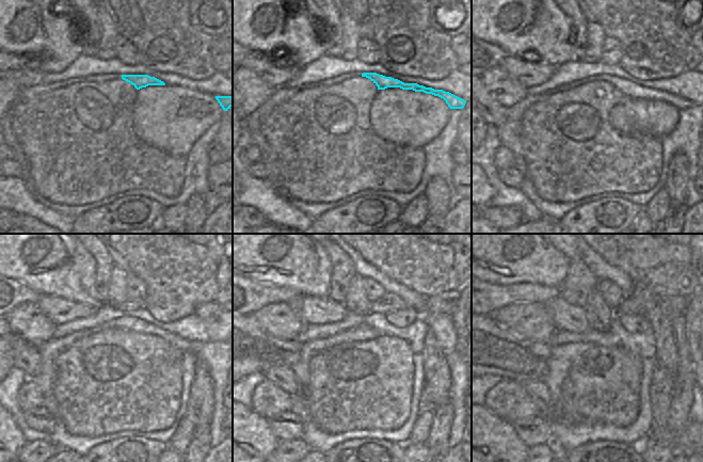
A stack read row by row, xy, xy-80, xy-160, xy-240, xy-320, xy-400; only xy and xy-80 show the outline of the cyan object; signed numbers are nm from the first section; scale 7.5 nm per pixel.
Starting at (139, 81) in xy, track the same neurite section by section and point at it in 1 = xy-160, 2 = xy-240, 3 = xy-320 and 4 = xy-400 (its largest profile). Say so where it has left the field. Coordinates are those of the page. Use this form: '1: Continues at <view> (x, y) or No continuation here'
1: Continues at xy-160 (630, 90)
2: Continues at xy-240 (136, 324)
3: Continues at xy-320 (361, 333)
4: Continues at xy-400 (561, 357)

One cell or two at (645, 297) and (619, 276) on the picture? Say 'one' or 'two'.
two

